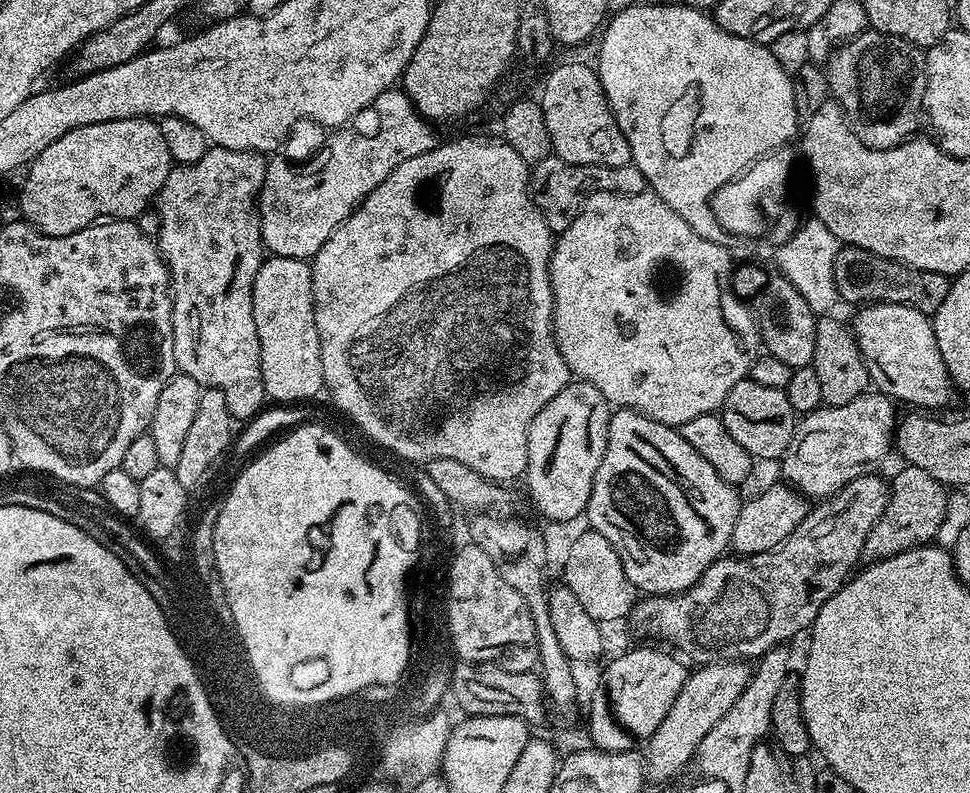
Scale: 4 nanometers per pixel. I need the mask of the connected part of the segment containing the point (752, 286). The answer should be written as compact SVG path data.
M737 263L732 270L732 289L741 300L750 305L763 347L767 355L786 362L794 368L809 367L814 358L817 313L806 306L806 298L790 286L790 282L775 266Z

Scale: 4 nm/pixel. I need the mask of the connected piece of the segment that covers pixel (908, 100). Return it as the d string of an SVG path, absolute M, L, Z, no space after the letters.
M869 30L845 40L828 60L828 90L831 99L842 106L848 115L852 132L868 147L894 148L909 139L917 130L916 123L922 120L920 107L922 106L922 89L926 86L924 73L925 53L916 45L906 42L902 38L887 36L875 30Z

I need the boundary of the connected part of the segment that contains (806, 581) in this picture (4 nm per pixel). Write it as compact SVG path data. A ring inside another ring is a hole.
M875 474L859 476L842 491L819 501L809 511L807 518L773 551L753 556L725 555L715 560L700 575L698 582L685 592L677 592L675 596L648 596L641 599L634 609L634 620L640 623L642 631L661 636L666 643L673 644L668 646L677 653L685 652L680 654L689 661L696 660L697 665L717 664L719 660L748 662L762 657L771 648L792 642L788 640L794 639L799 632L807 633L811 629L818 618L818 610L826 606L826 602L861 563L860 555L866 538L878 518L882 518L889 495L890 484L887 479L883 480Z

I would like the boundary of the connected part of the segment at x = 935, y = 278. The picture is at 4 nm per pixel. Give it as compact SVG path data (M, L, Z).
M841 246L838 254L834 254L834 286L836 295L841 301L855 306L866 304L901 304L914 310L931 314L942 306L948 293L949 277L911 268L890 258L882 258L870 250Z

